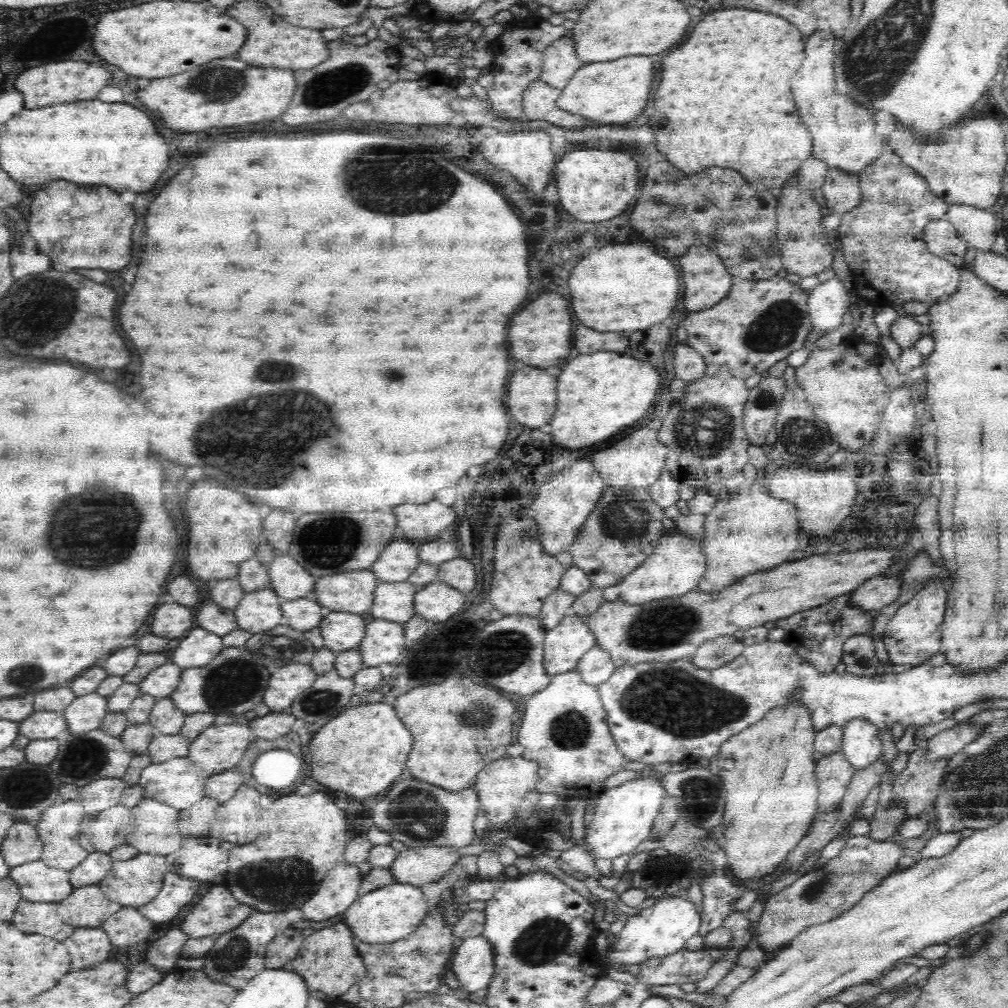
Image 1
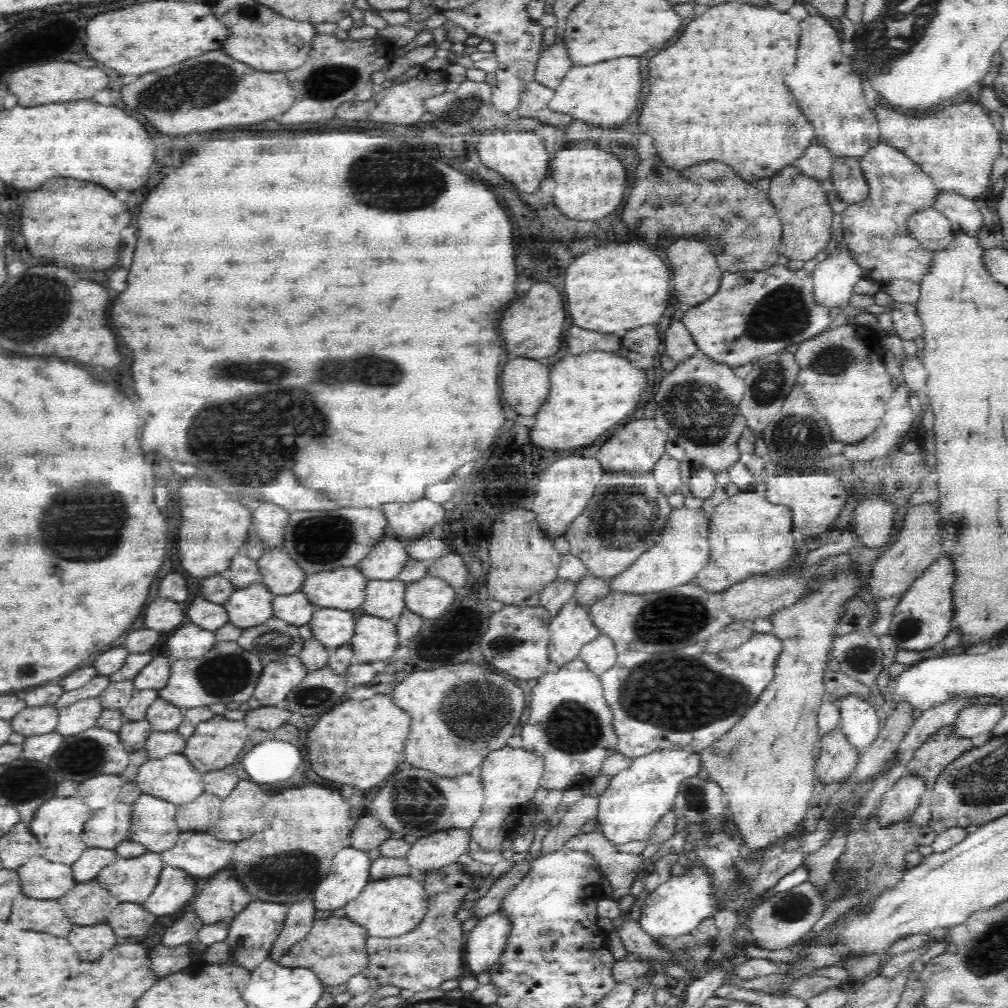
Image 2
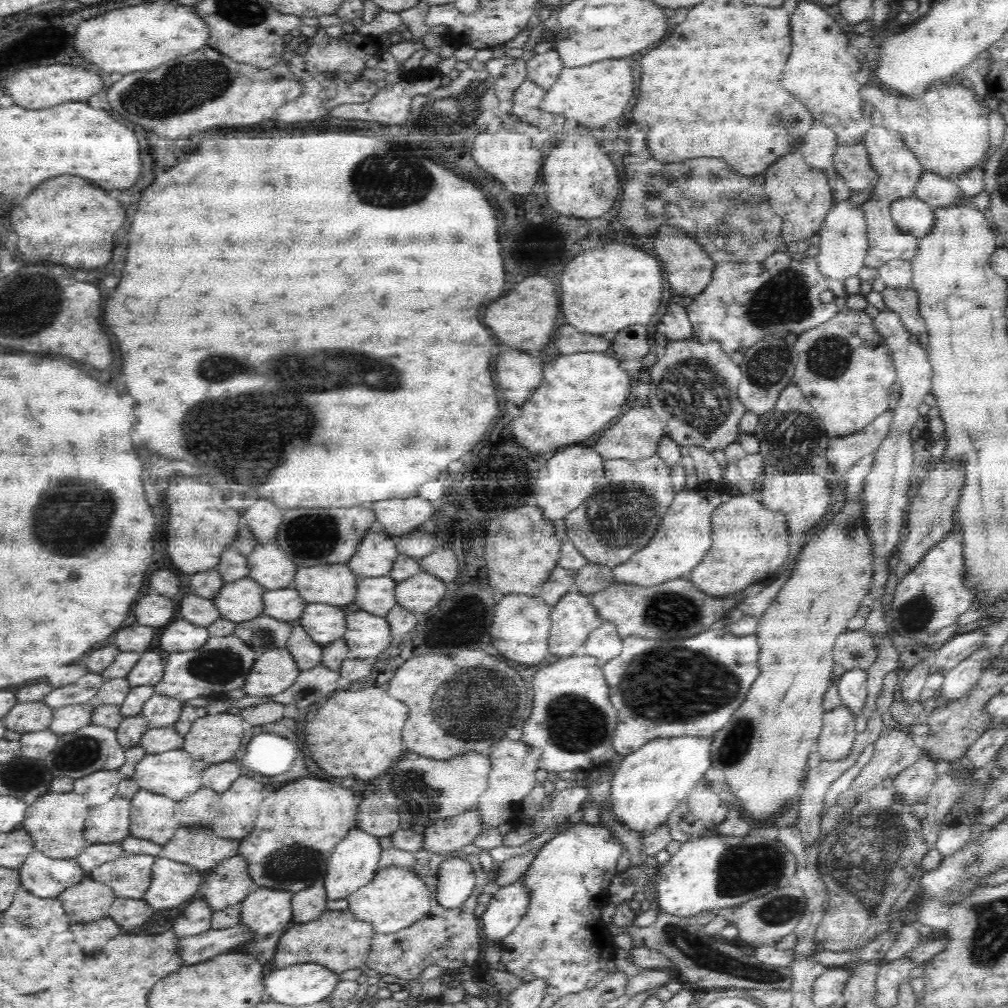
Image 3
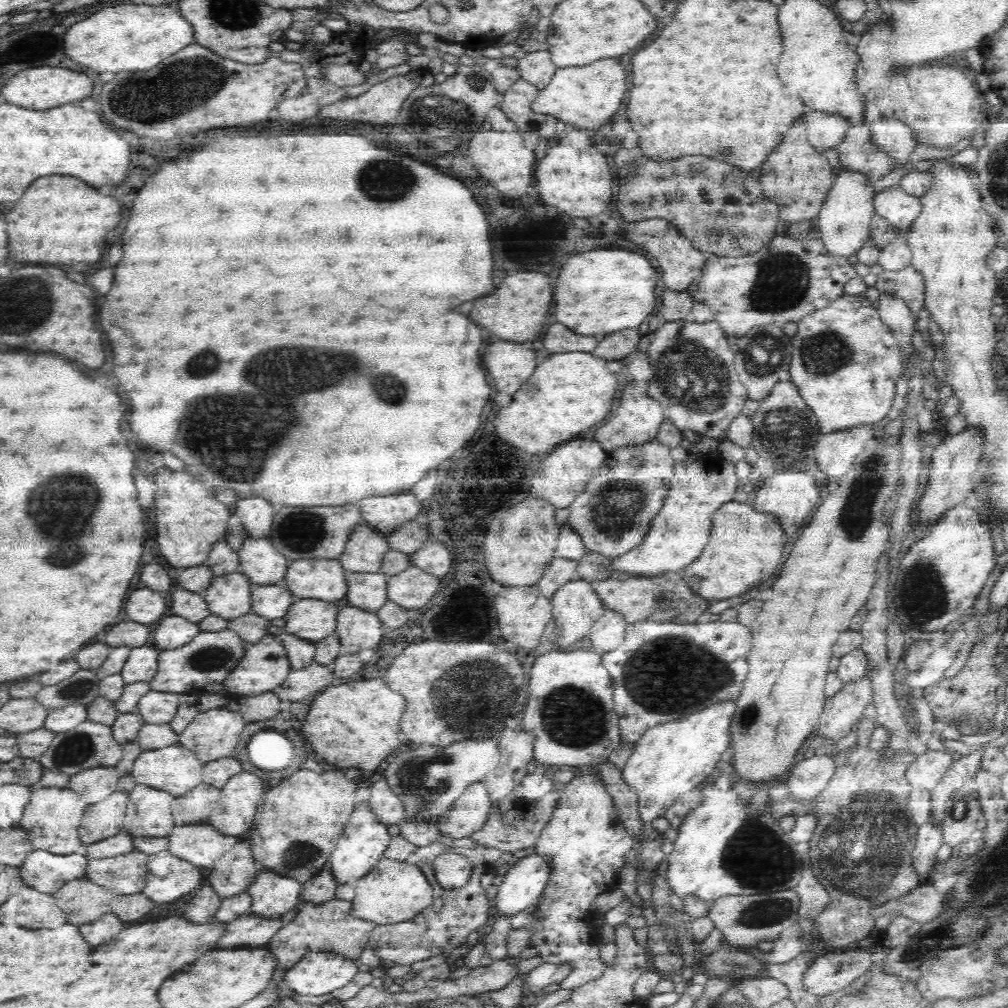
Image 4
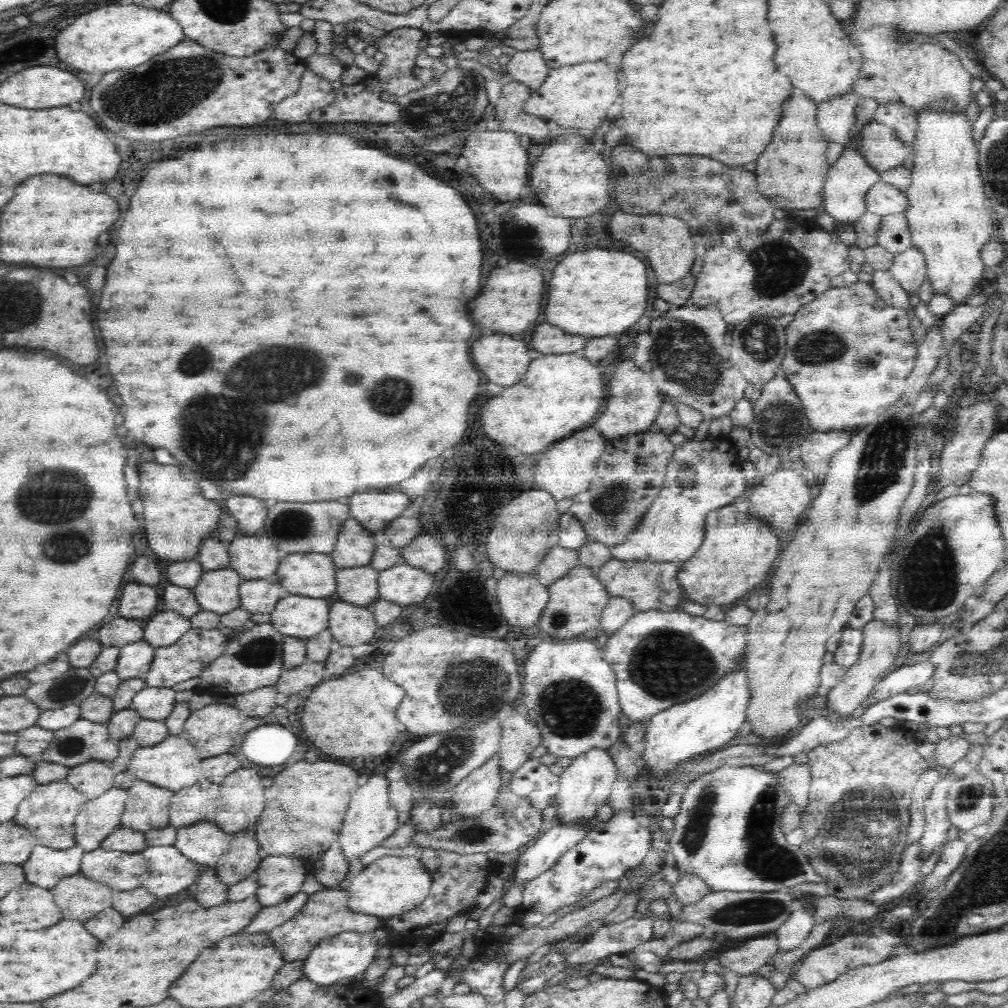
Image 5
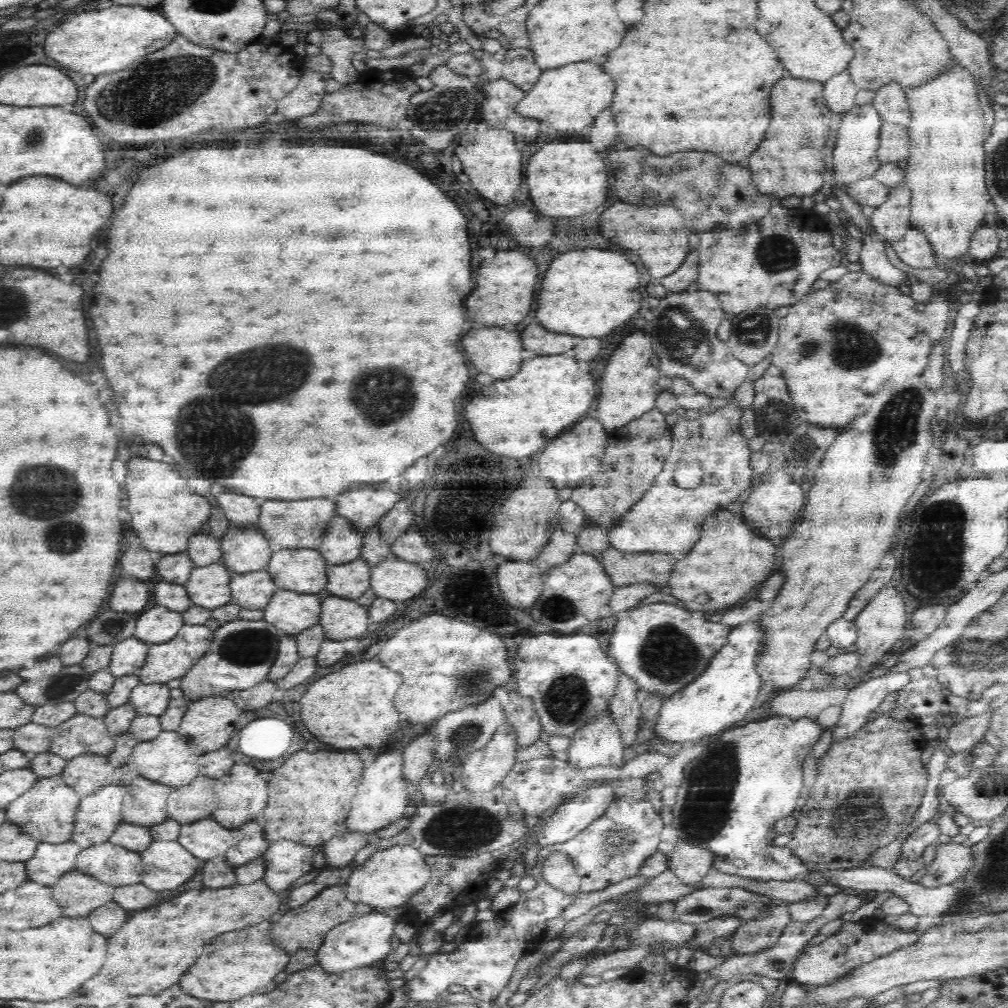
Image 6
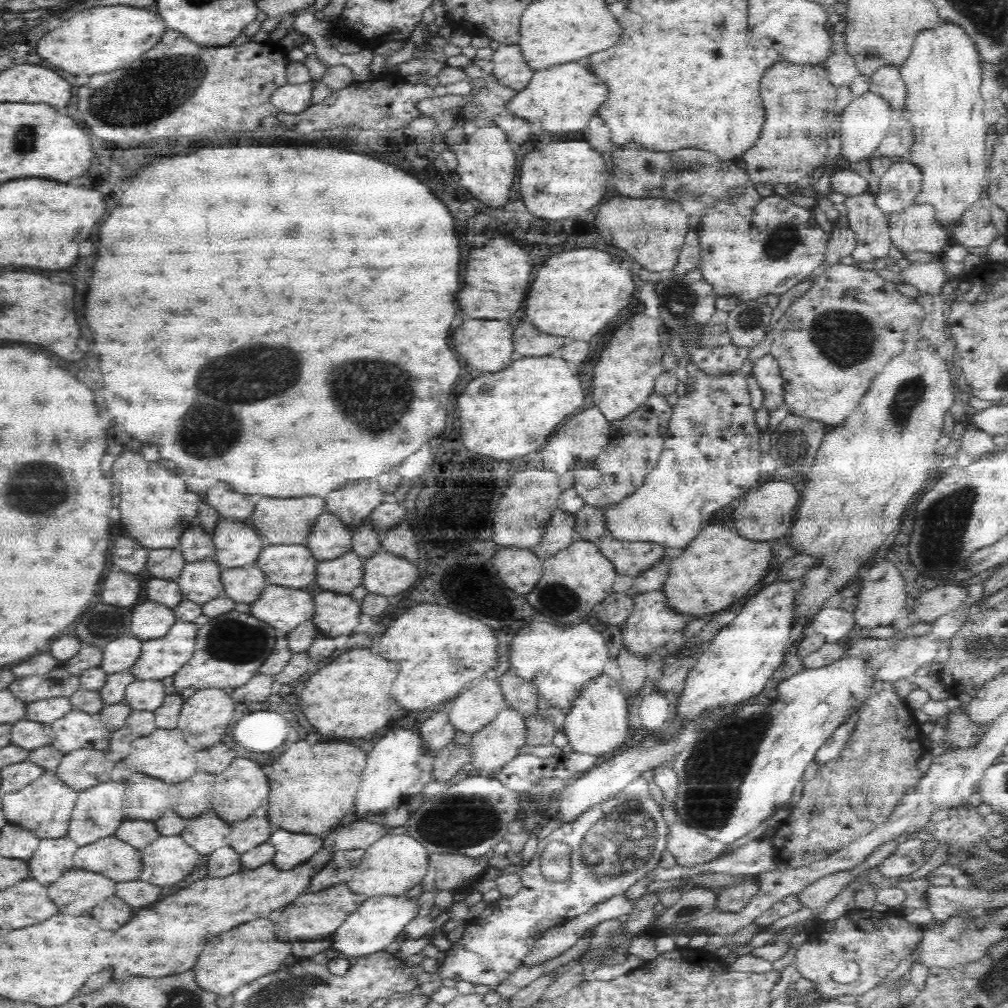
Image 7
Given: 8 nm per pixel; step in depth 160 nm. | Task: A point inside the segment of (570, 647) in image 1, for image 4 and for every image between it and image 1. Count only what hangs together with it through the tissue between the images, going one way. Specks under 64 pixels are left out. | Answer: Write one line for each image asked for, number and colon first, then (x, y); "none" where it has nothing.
2: (572, 627)
3: (573, 617)
4: (576, 605)

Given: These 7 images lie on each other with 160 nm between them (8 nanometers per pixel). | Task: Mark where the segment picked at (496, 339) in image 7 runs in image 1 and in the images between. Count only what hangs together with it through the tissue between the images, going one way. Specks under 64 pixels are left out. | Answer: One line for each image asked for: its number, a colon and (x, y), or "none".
1: (531, 393)
2: (524, 382)
3: (517, 374)
4: (508, 363)
5: (503, 358)
6: (498, 352)

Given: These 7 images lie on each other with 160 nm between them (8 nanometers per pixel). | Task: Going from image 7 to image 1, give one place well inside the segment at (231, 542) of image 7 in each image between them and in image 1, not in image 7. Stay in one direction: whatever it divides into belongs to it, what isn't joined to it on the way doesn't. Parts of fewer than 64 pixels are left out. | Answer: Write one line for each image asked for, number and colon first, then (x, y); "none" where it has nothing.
1: (289, 580)
2: (280, 573)
3: (267, 564)
4: (259, 560)
5: (254, 555)
6: (244, 549)

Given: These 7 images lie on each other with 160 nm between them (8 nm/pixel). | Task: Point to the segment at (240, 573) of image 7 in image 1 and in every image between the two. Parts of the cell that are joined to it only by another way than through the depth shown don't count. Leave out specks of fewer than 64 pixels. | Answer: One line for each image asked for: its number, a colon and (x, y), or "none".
1: (304, 613)
2: (295, 608)
3: (285, 604)
4: (269, 600)
5: (258, 595)
6: (253, 589)

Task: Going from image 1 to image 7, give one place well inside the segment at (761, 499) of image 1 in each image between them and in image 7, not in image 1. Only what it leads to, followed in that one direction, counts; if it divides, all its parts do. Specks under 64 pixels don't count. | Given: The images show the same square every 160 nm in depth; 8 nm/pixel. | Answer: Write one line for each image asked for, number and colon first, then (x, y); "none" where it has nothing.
2: (741, 545)
3: (749, 543)
4: (744, 547)
5: (738, 552)
6: (728, 561)
7: (719, 567)

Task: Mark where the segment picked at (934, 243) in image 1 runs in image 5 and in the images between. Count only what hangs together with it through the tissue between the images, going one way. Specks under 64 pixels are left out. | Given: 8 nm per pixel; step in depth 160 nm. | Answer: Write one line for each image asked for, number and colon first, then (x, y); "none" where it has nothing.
2: (930, 227)
3: (911, 215)
4: (894, 204)
5: (881, 198)

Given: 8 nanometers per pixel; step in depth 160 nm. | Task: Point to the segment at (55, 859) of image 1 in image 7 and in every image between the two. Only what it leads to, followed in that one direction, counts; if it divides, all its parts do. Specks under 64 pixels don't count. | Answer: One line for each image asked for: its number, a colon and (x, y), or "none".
2: (58, 824)
3: (55, 822)
4: (51, 818)
5: (49, 811)
6: (46, 811)
7: (44, 806)

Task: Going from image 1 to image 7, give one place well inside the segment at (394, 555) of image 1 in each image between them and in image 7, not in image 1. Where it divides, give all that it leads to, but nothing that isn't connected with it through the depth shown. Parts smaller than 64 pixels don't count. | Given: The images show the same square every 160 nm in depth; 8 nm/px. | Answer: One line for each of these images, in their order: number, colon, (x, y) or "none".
2: (386, 558)
3: (373, 556)
4: (362, 552)
5: (354, 546)
6: (340, 542)
7: (328, 537)

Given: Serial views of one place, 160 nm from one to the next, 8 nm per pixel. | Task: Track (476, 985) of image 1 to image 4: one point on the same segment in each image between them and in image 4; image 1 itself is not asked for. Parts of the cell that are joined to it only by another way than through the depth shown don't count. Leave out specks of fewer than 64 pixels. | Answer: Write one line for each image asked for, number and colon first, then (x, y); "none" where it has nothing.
2: (487, 940)
3: (510, 904)
4: (522, 885)

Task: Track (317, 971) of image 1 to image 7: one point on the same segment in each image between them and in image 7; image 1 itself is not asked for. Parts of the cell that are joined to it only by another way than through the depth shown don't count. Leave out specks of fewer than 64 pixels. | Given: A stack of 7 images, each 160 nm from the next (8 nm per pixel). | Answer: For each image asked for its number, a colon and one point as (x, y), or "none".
2: (336, 948)
3: (341, 942)
4: (327, 926)
5: (326, 912)
6: (306, 926)
7: (313, 915)

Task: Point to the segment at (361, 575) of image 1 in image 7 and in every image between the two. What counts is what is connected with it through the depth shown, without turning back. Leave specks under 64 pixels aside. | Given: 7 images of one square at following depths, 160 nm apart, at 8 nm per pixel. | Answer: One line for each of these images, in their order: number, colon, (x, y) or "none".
2: (343, 588)
3: (334, 583)
4: (319, 578)
5: (302, 573)
6: (303, 570)
7: (287, 564)

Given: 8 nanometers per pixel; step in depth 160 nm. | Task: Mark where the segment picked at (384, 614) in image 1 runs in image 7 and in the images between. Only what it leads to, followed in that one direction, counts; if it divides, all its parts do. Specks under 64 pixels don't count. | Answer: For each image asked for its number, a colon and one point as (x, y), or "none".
2: (383, 598)
3: (373, 594)
4: (367, 590)
5: (357, 584)
6: (349, 579)
7: (342, 574)

